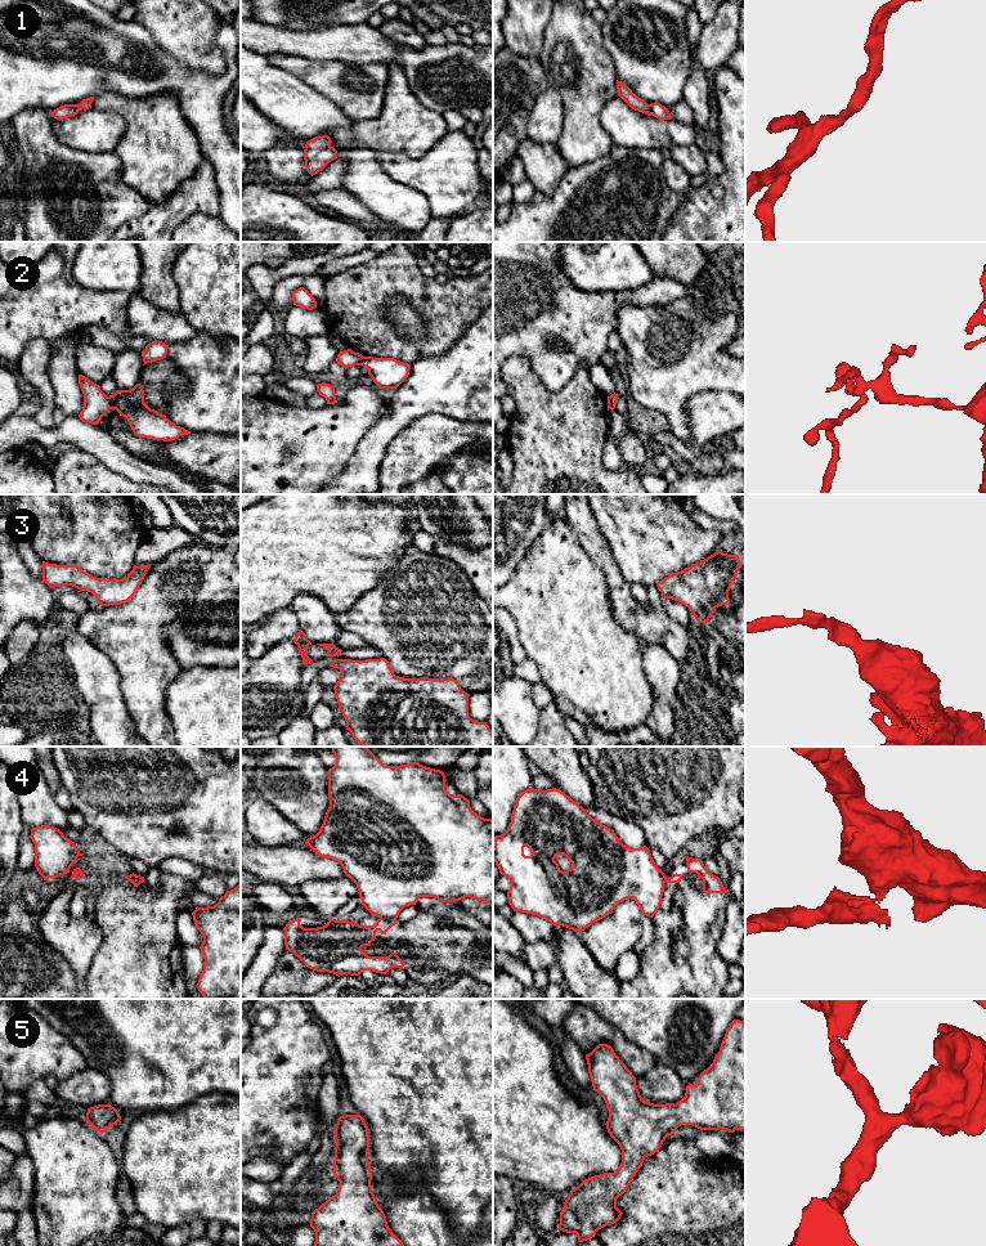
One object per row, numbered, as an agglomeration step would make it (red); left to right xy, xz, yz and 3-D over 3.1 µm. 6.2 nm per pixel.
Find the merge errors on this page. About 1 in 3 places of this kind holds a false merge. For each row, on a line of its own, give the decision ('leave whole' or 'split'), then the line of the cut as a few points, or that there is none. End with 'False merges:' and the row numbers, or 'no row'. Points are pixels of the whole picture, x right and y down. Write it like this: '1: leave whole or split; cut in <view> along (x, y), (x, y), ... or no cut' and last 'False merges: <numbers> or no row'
1: leave whole; no cut
2: split; cut in xy along (108, 397), (113, 408)
3: leave whole; no cut
4: split; cut in xz along (380, 917), (395, 918)
5: leave whole; no cut
False merges: 2, 4

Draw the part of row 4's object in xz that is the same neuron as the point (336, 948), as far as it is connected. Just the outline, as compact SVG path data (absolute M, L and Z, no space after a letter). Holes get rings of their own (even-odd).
M296 918L283 928L286 950L293 953L313 971L328 972L336 976L359 976L364 971L386 974L391 968L403 969L405 965L396 953L391 953L389 956L368 956L366 951L362 950L363 946L371 946L371 942L376 940L377 931L380 931L381 934L386 934L386 932L396 924L396 918L380 918L375 925L359 925L346 919L328 919L326 925L317 928L304 928L300 922L301 919Z

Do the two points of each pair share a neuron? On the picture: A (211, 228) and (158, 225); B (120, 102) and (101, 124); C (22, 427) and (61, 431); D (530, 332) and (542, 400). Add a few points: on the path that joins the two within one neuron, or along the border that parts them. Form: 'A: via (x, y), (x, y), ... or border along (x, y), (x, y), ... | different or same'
A: border along (206, 215), (193, 213), (175, 228) | different
B: border along (92, 106), (122, 117), (125, 133), (120, 140) | different
C: via (31, 431), (52, 433) | same
D: border along (519, 355), (547, 389), (568, 384) | different

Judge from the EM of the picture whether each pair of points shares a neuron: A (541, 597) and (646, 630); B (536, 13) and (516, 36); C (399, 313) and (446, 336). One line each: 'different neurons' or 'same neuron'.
A: different neurons
B: same neuron
C: different neurons

